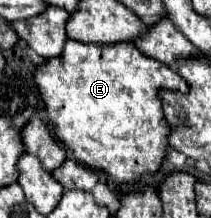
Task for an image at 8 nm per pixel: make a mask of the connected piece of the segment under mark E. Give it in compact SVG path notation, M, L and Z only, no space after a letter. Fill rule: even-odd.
M67 38L61 56L47 58L35 68L33 82L45 104L55 136L73 152L77 162L105 170L115 182L135 182L141 174L155 174L161 168L161 160L165 158L165 150L169 148L169 126L167 122L163 122L157 90L187 88L183 78L171 66L163 66L161 62L141 54L131 42L95 46Z

